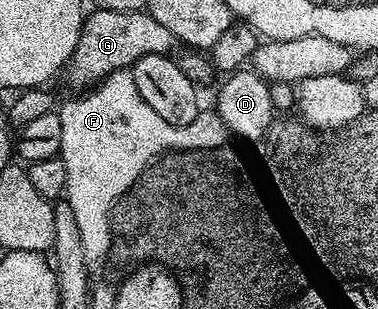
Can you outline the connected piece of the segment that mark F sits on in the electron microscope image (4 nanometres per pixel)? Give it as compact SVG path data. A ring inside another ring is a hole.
M130 70L114 72L99 81L90 90L75 94L72 100L58 105L57 111L61 118L61 150L59 155L65 162L67 175L67 190L65 203L73 210L73 218L77 222L77 231L81 233L81 247L85 250L85 262L89 266L99 264L113 248L113 233L111 230L111 209L123 195L139 180L139 175L146 170L148 164L165 152L172 150L209 150L222 148L231 138L230 130L222 122L218 111L207 108L200 109L197 118L185 126L173 126L156 114L141 98L137 91L137 82L133 82Z

